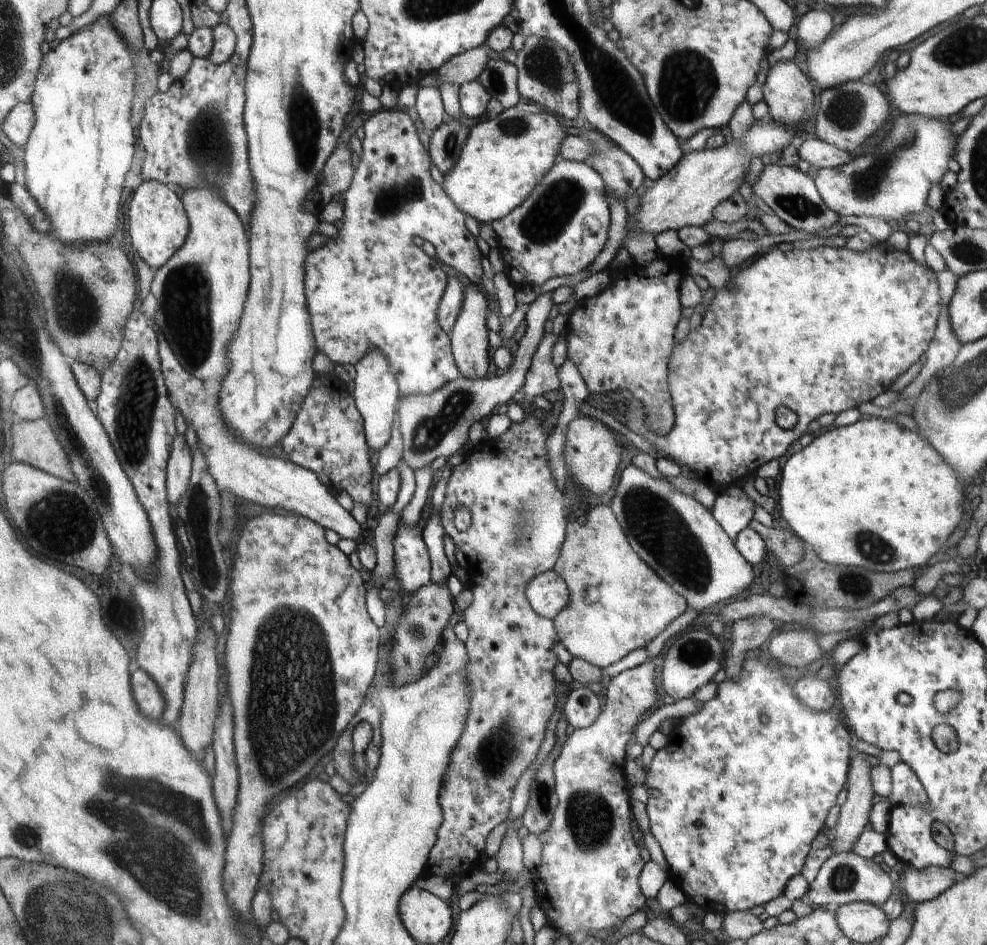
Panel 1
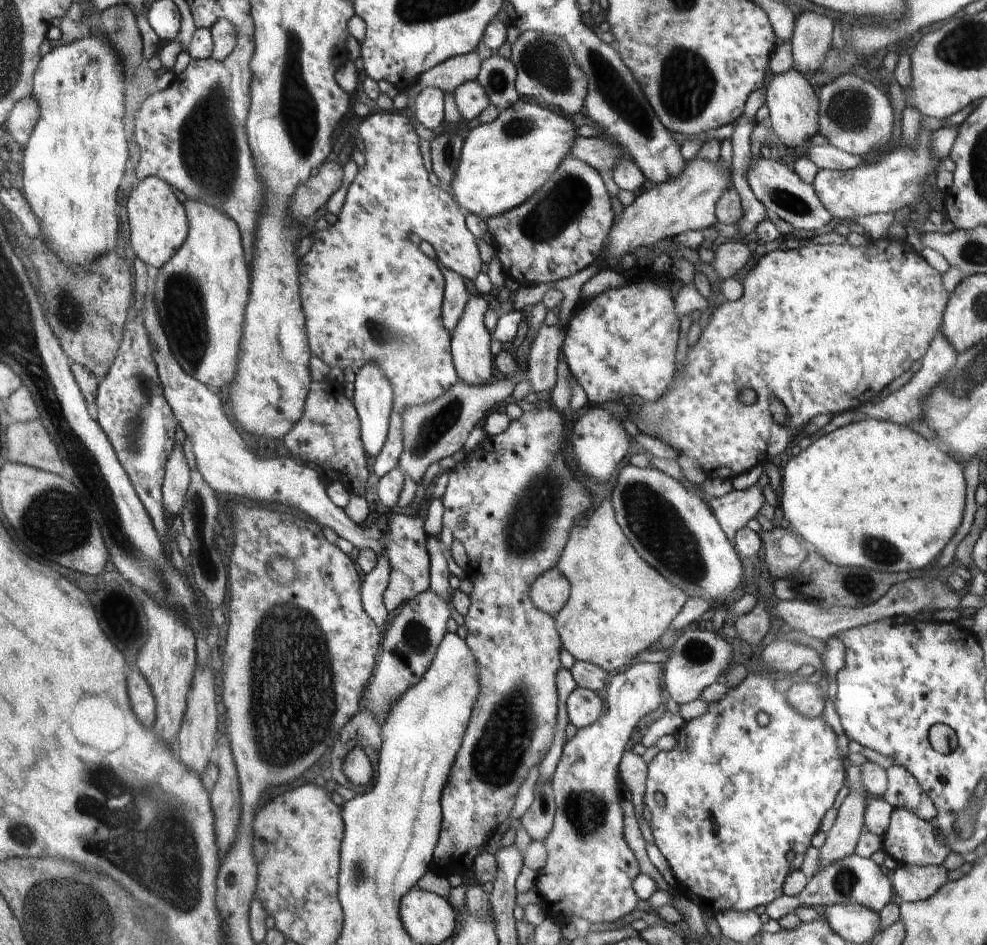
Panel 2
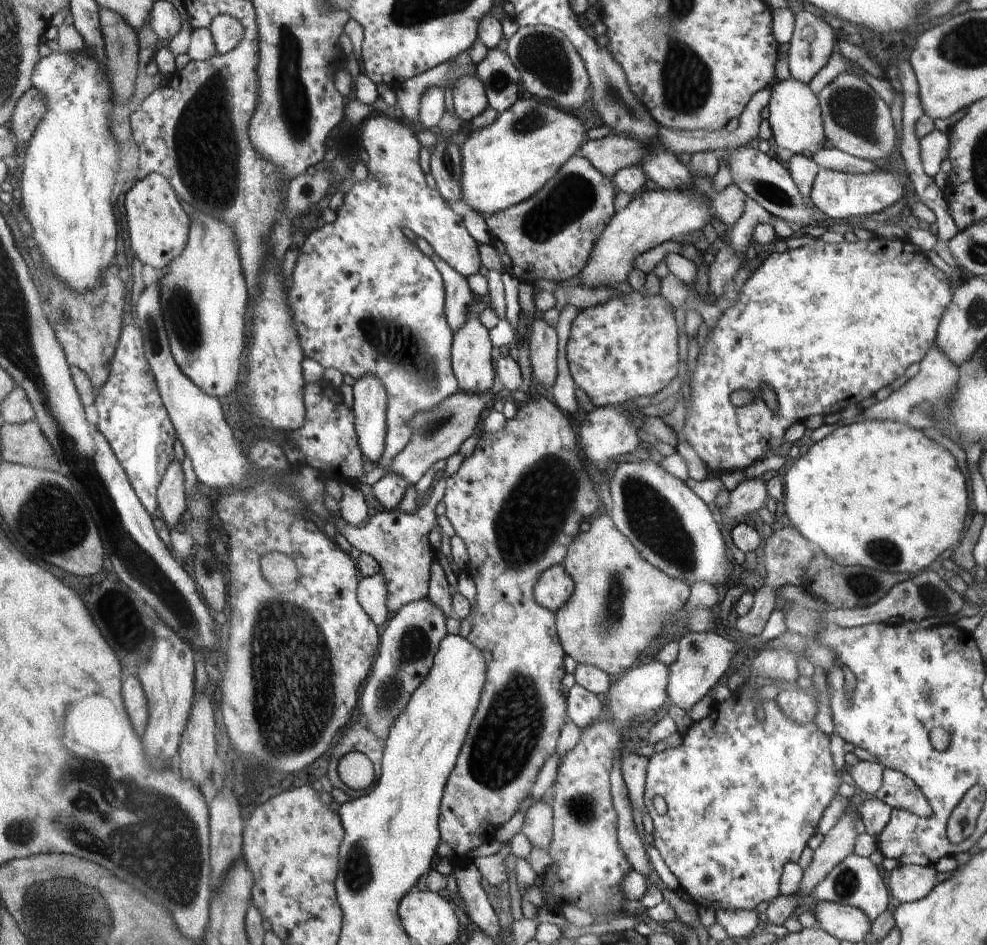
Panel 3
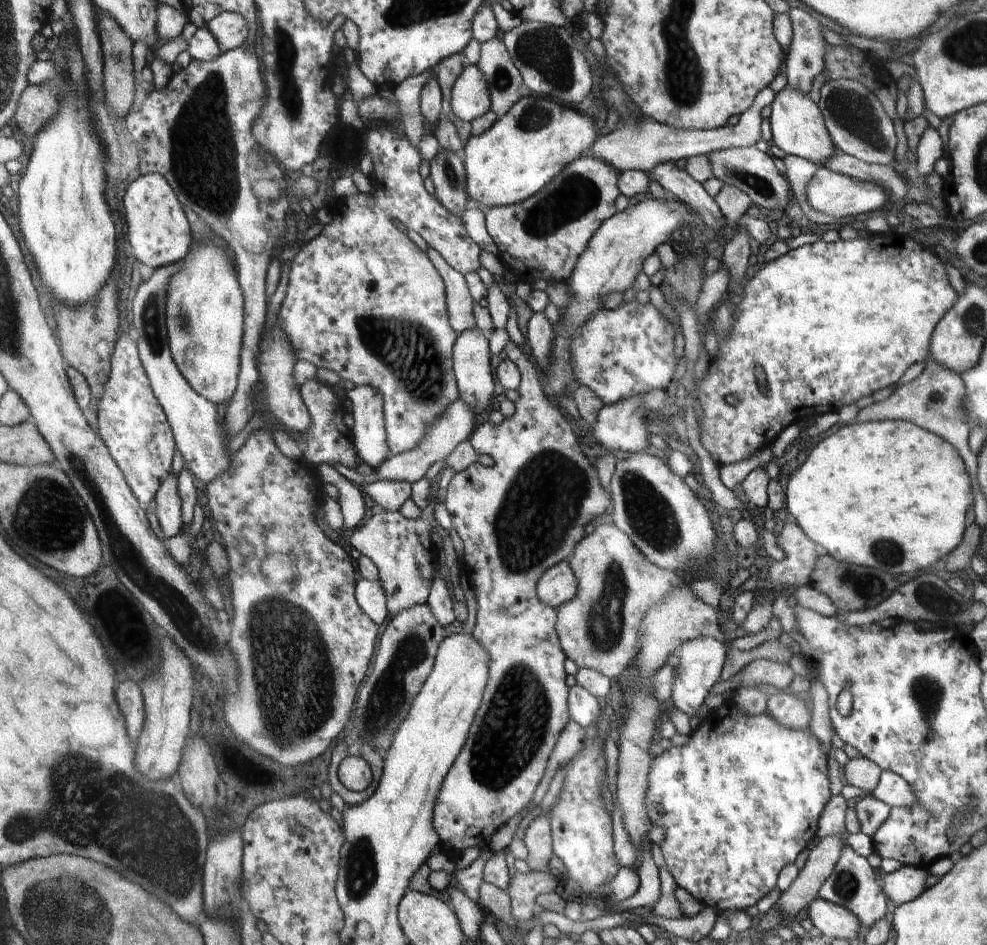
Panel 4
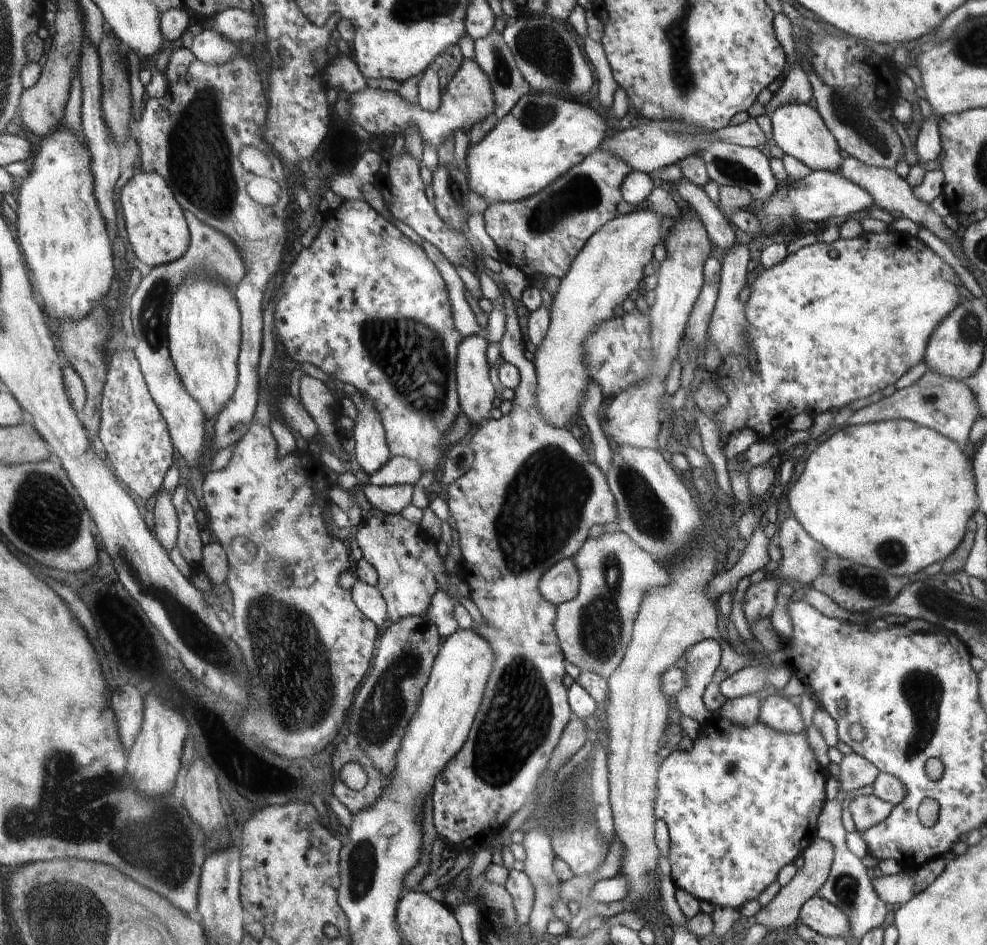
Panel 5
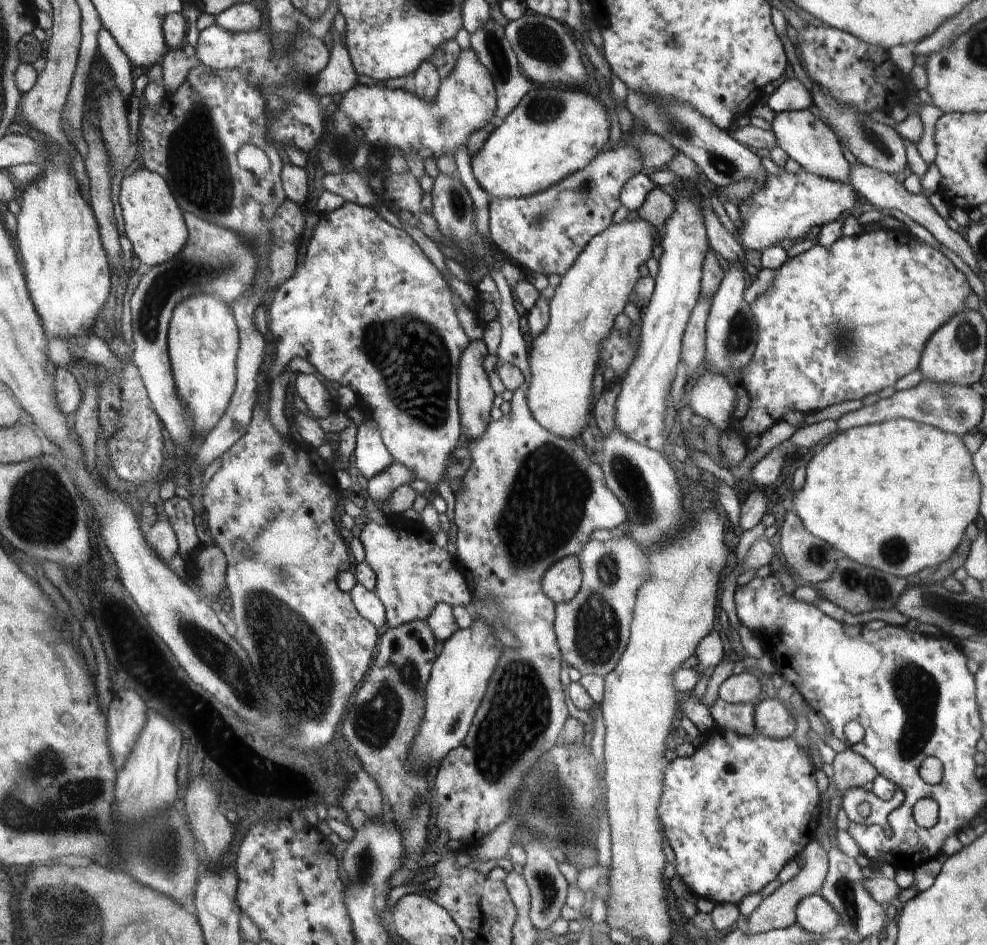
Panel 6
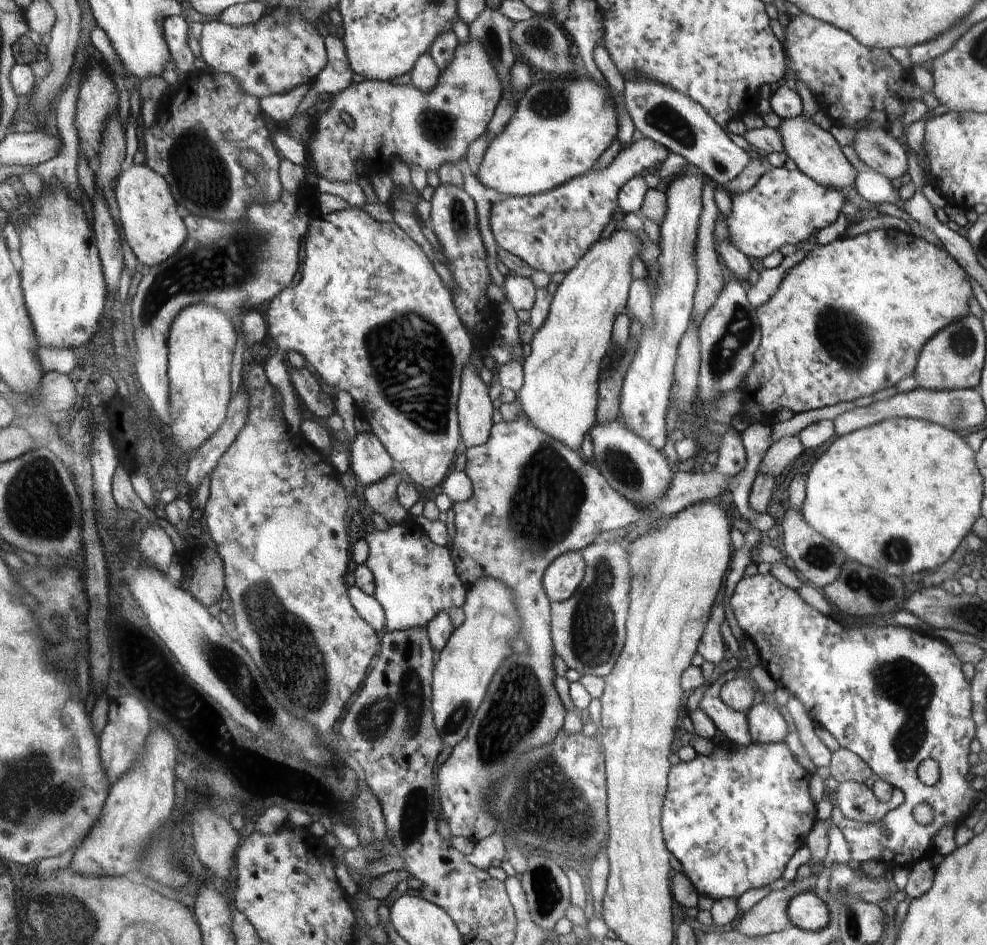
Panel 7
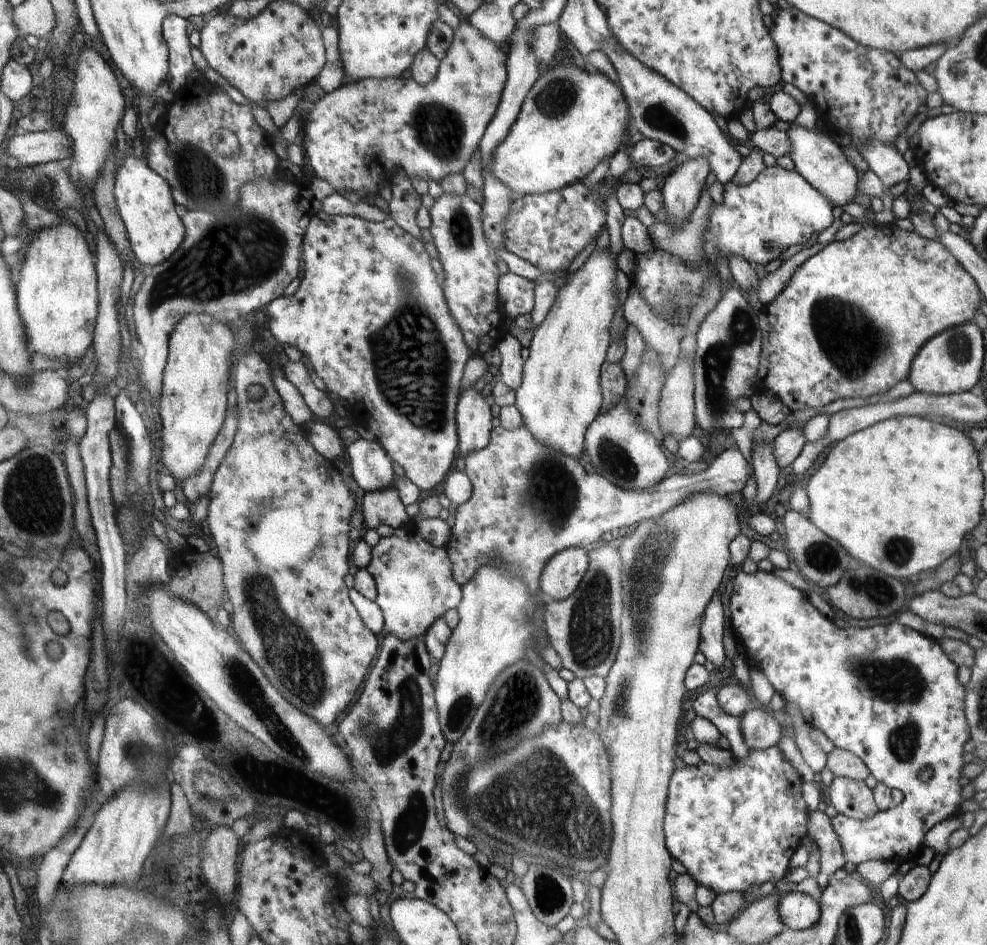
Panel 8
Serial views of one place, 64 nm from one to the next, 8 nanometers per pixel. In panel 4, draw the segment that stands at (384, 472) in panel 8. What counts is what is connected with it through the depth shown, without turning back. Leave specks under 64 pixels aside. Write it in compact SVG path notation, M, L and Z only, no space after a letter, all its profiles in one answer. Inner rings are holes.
M358 385L347 395L353 405L356 453L375 471L389 454L381 393L374 386Z

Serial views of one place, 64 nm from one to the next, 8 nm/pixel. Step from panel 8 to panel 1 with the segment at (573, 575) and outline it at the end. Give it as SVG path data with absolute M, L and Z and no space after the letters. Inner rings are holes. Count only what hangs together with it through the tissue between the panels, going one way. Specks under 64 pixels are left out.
M554 570L535 577L527 586L526 594L531 606L552 621L570 604L569 587L563 576L556 574Z

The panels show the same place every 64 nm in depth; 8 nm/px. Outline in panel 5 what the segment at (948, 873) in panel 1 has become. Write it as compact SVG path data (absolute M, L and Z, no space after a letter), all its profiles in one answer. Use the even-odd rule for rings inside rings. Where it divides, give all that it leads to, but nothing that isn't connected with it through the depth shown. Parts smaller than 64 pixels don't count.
M906 870L893 876L876 875L875 890L884 903L904 905L914 895L914 884L911 874Z

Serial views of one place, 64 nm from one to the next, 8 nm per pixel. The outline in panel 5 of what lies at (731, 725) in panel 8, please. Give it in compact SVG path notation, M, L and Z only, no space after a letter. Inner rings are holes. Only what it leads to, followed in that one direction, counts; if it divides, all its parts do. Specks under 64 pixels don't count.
M764 694L743 695L734 699L727 699L718 712L732 723L753 726L759 718L759 710Z

